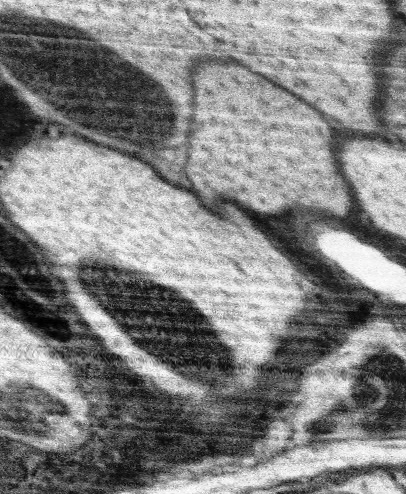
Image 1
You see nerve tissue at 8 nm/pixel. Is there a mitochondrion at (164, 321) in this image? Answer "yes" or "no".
yes

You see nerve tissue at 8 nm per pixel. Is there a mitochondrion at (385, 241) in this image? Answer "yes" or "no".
no

